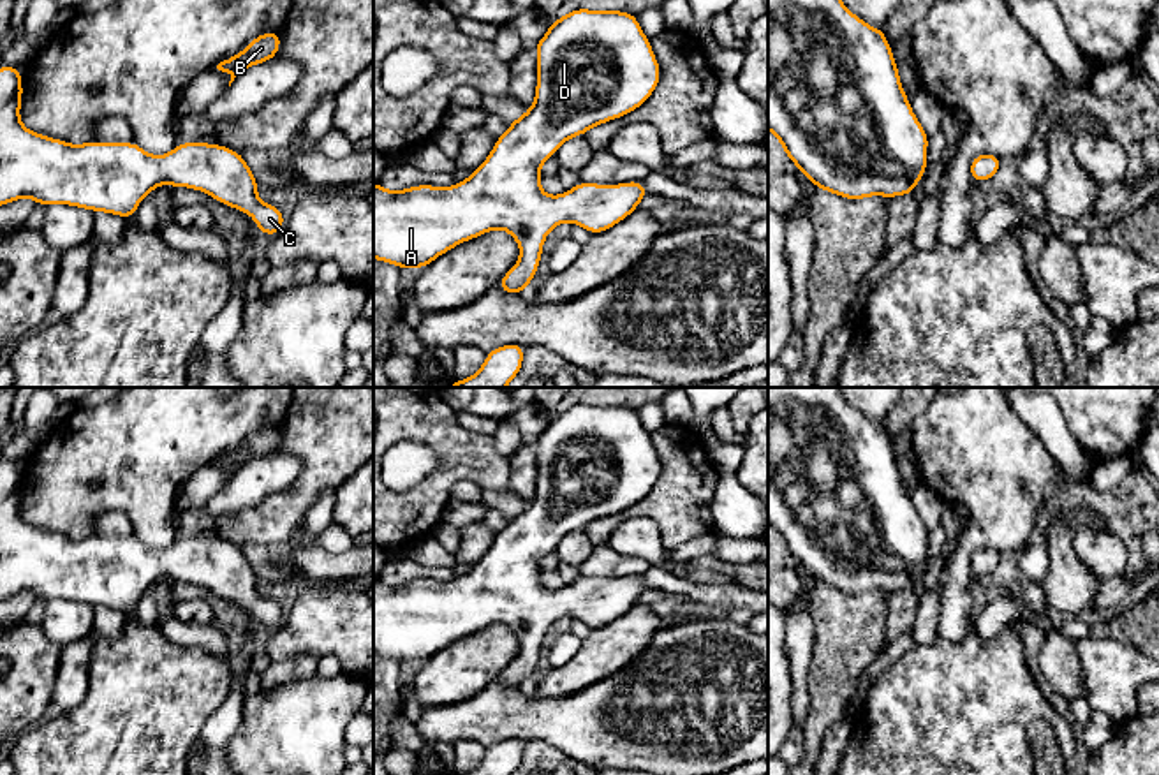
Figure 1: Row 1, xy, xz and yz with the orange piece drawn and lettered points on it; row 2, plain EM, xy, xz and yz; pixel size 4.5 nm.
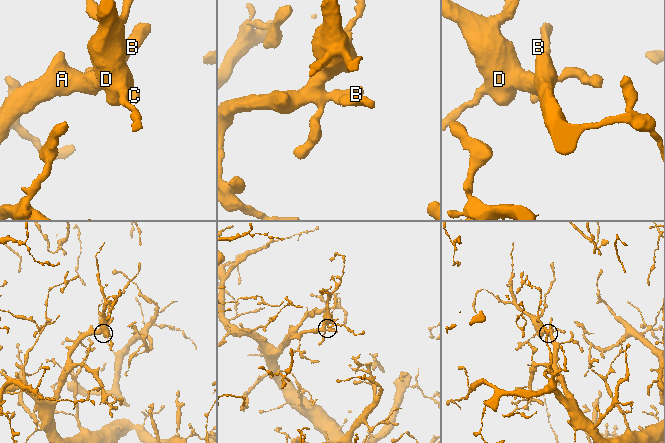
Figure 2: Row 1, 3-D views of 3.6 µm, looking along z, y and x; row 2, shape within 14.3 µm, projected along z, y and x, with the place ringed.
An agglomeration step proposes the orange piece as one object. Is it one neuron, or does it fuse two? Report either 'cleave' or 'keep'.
keep

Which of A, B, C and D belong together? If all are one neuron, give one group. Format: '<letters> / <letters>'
A B C D

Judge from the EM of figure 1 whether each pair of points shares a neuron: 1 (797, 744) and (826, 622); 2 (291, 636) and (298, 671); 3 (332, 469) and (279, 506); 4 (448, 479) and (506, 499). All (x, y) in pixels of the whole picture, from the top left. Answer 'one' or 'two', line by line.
1: two
2: two
3: one
4: two

